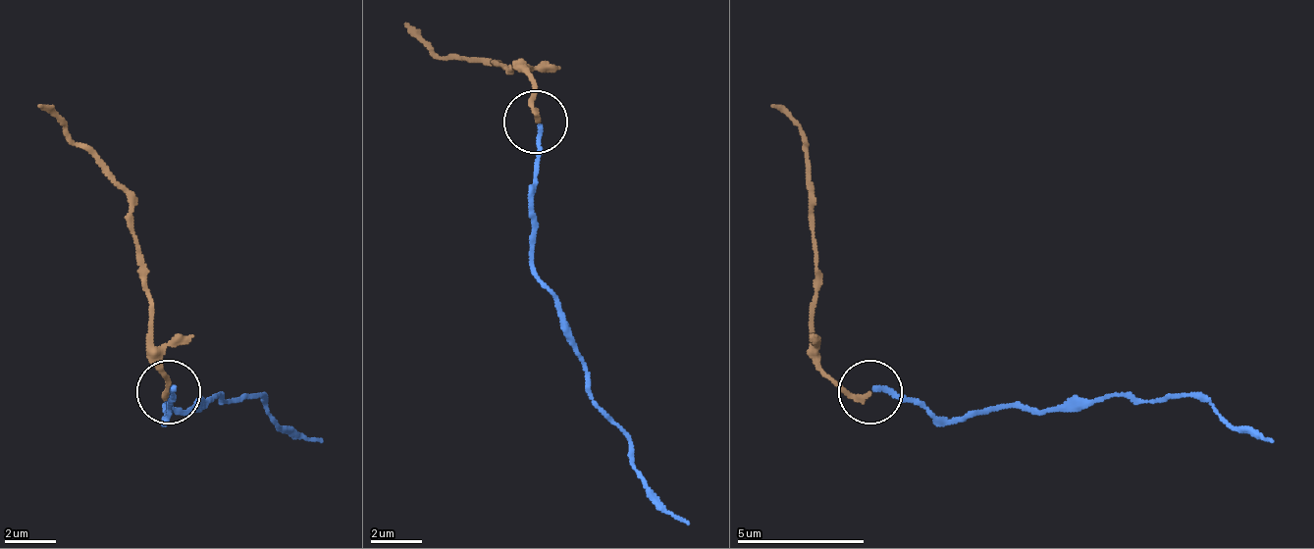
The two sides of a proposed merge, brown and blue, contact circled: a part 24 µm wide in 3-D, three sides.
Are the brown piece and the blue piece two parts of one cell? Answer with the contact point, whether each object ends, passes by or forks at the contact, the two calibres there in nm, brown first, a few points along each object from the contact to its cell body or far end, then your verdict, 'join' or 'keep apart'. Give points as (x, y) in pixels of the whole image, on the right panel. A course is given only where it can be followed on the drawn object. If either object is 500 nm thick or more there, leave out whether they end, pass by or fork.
at (869, 391); brown ends there; blue ends there; 200 nm thick on the brown side, 190 nm on the other; brown runs (868, 393), (830, 374), (812, 342), (812, 203), (805, 132), (773, 107); blue runs (874, 393), (907, 393), (938, 419), (1027, 406), (1046, 412), (1130, 393), (1199, 393), (1231, 424), (1276, 444); join

